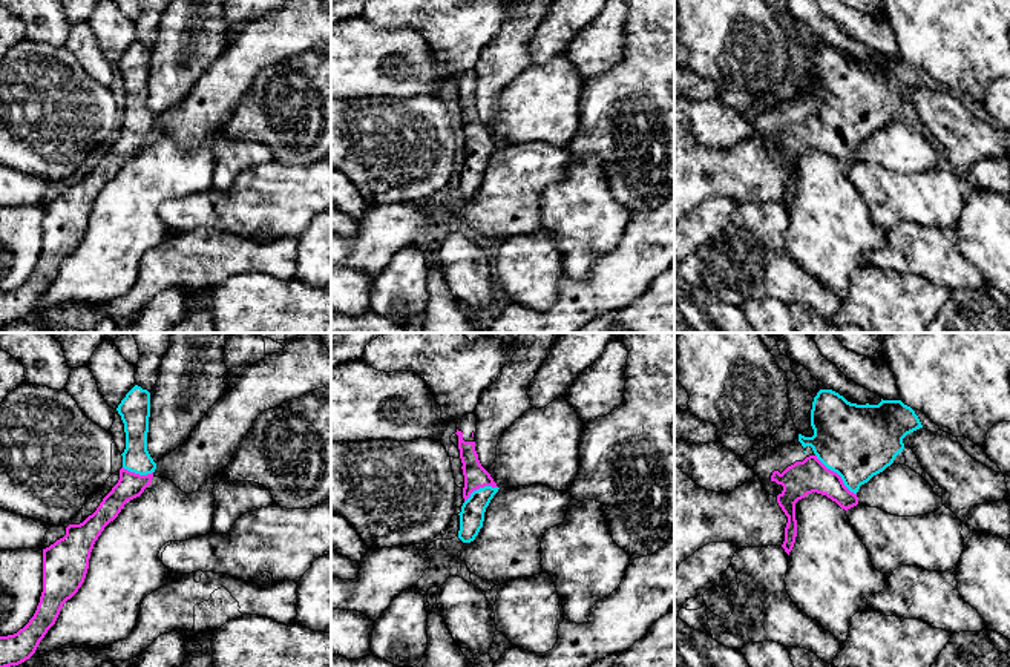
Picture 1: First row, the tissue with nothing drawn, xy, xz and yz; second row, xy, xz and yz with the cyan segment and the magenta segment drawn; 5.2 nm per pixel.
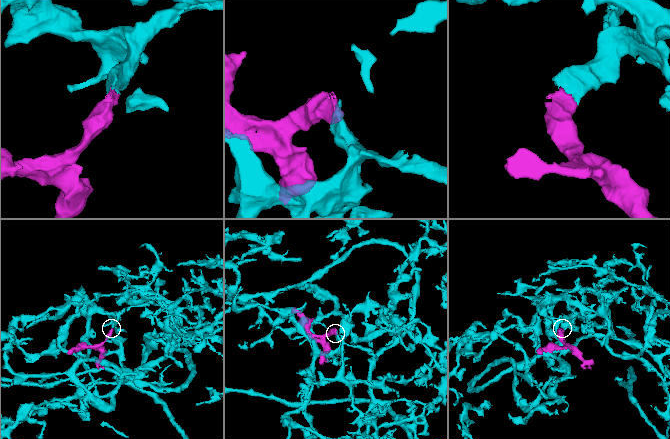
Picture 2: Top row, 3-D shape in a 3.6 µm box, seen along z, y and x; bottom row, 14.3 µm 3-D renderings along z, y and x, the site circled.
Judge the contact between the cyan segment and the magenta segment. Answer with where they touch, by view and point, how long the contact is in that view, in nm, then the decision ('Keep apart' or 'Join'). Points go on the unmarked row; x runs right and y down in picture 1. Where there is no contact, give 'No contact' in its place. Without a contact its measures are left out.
Touches cyan at yz (837, 129). Shared border 300 nm. Join

